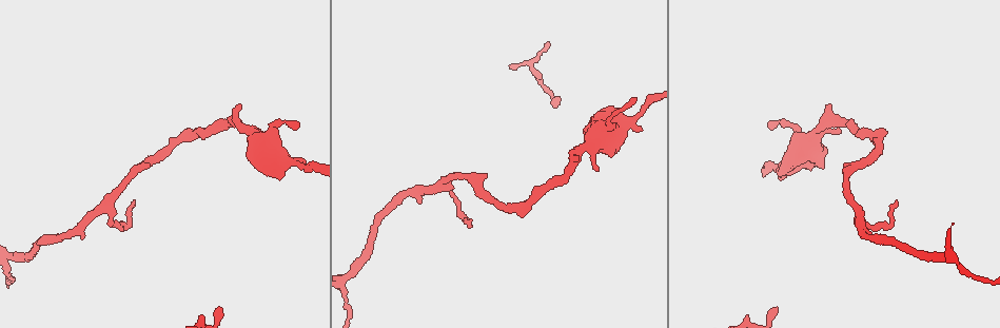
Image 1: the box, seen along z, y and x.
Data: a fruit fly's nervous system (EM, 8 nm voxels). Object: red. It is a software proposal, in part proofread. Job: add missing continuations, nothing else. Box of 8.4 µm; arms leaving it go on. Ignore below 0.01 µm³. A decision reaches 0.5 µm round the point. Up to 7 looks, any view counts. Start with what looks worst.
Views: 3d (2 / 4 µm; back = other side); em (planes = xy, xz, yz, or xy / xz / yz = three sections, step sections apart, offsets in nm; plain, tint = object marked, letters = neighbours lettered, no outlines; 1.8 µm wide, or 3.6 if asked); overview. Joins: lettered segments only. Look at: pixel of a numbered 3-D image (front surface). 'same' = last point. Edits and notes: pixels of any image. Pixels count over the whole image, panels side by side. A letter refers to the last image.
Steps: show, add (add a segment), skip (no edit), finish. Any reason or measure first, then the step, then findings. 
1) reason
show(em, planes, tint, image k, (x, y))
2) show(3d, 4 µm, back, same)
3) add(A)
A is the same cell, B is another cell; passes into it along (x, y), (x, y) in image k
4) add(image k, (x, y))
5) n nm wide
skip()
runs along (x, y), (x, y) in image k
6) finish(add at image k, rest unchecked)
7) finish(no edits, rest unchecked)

free end
show(3d, 2 µm, image 1, (219, 307))

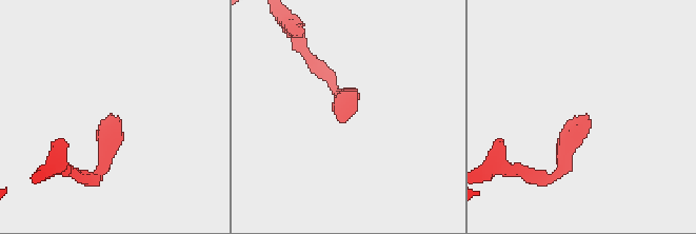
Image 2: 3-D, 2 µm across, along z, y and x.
need the tissue
show(em, 3.6 µm, planes, letters, image 2, (588, 115))

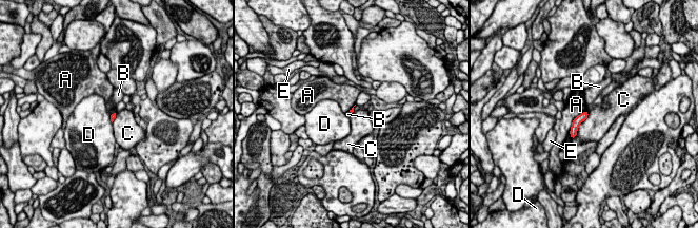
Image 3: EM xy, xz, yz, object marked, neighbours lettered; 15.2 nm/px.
skip()
A, B, C, D and E are other cells; runs along (585, 114), (575, 125), (573, 135) in image 3; no lettered segment goes on from it

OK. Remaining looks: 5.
thick turns thin
show(em, yz, step 4, tint, image 1, (640, 112))

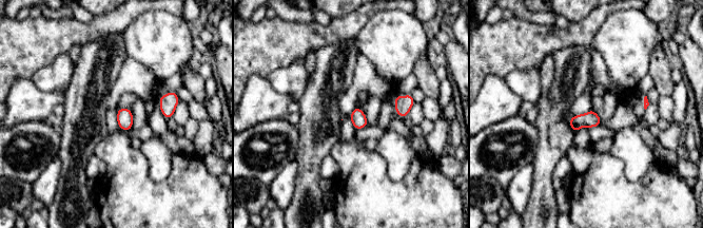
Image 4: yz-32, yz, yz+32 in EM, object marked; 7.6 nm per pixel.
another direction
show(em, planes, tint, same)

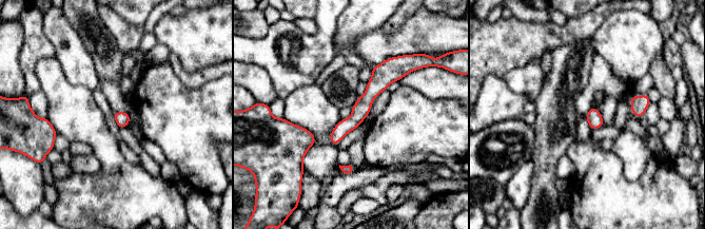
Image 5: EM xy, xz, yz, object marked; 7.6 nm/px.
show(em, planes, letters, same)

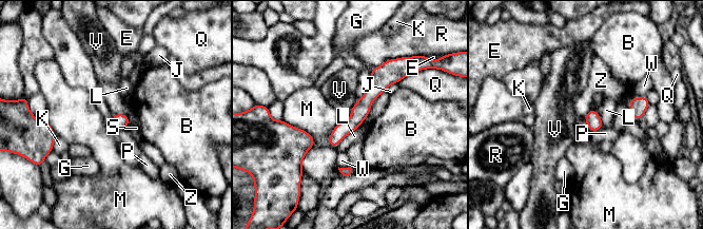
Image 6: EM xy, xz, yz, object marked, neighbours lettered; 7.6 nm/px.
M touches over 440 nm
skip()
B, E, G, J, K, L, M, P, Q, R, S, V, W and Z are other cells; border along (366, 86), (364, 94), (355, 102) in image 6; no lettered segment goes on from it

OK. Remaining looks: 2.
branch stops here
show(em, planes, tint, image 1, (469, 227))

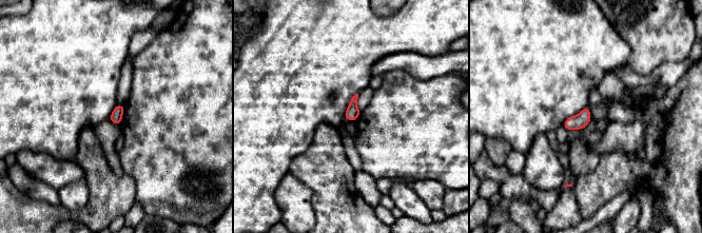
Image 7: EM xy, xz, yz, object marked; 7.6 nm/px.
show(em, planes, letters, same)

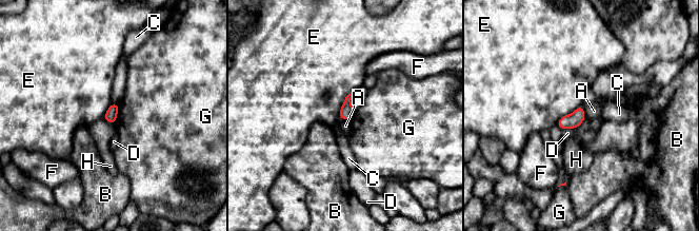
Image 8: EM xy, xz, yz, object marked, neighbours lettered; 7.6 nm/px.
skip()
A, B, C, D, E, F, G and H are other cells; border along (102, 117), (113, 124) in image 8; no lettered segment goes on from it

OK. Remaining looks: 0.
finish(no edits, rest unchecked)

